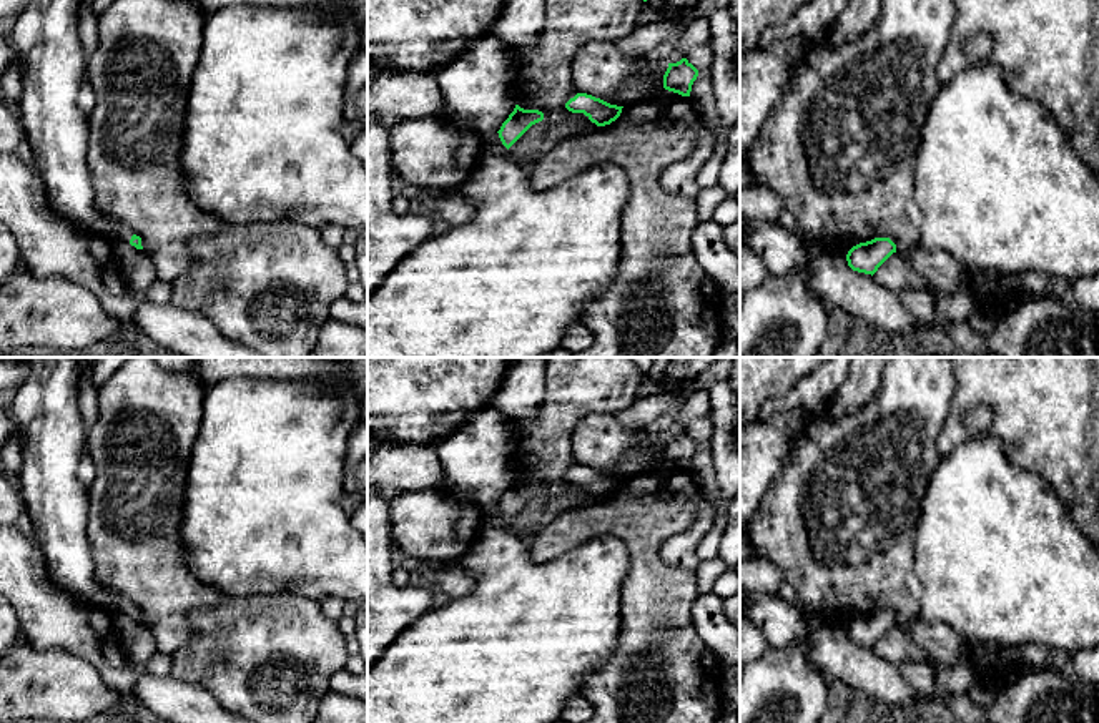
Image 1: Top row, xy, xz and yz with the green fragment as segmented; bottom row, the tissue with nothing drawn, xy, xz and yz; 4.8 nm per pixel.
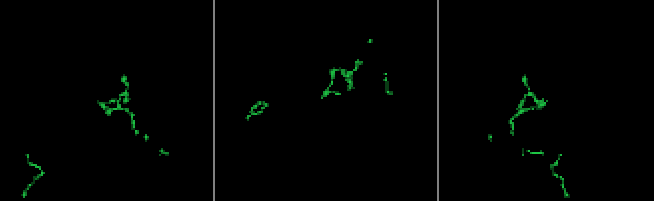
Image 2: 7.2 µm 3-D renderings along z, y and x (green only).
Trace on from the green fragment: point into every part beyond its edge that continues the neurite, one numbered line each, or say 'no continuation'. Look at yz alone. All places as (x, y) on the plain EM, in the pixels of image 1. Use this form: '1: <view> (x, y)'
no continuation

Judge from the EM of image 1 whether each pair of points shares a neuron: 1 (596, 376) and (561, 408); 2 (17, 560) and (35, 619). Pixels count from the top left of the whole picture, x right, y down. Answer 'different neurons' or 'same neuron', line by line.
1: same neuron
2: same neuron

